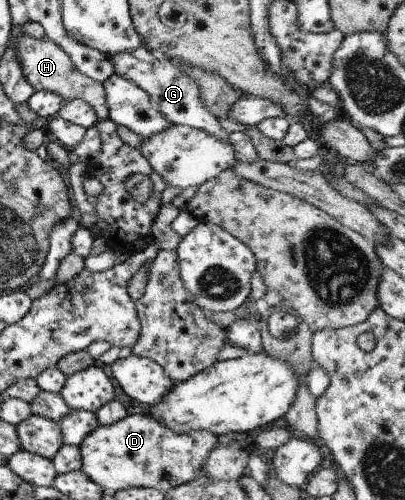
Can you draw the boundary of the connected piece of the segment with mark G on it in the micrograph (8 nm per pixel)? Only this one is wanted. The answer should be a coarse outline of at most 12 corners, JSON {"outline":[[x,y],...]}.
{"outline":[[145,46],[108,55],[172,124],[229,143],[200,91]]}

